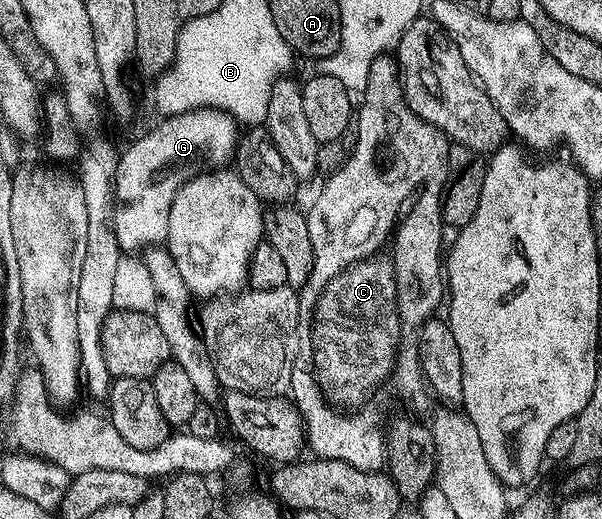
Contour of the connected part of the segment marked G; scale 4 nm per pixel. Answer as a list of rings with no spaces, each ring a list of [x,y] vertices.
[[[202,107],[190,109],[187,113],[177,113],[163,117],[160,125],[155,125],[144,137],[139,137],[127,150],[122,150],[119,166],[115,172],[115,234],[120,250],[142,250],[158,243],[166,242],[169,207],[177,191],[201,173],[210,173],[224,168],[232,160],[235,146],[241,136],[236,118],[225,109]]]

